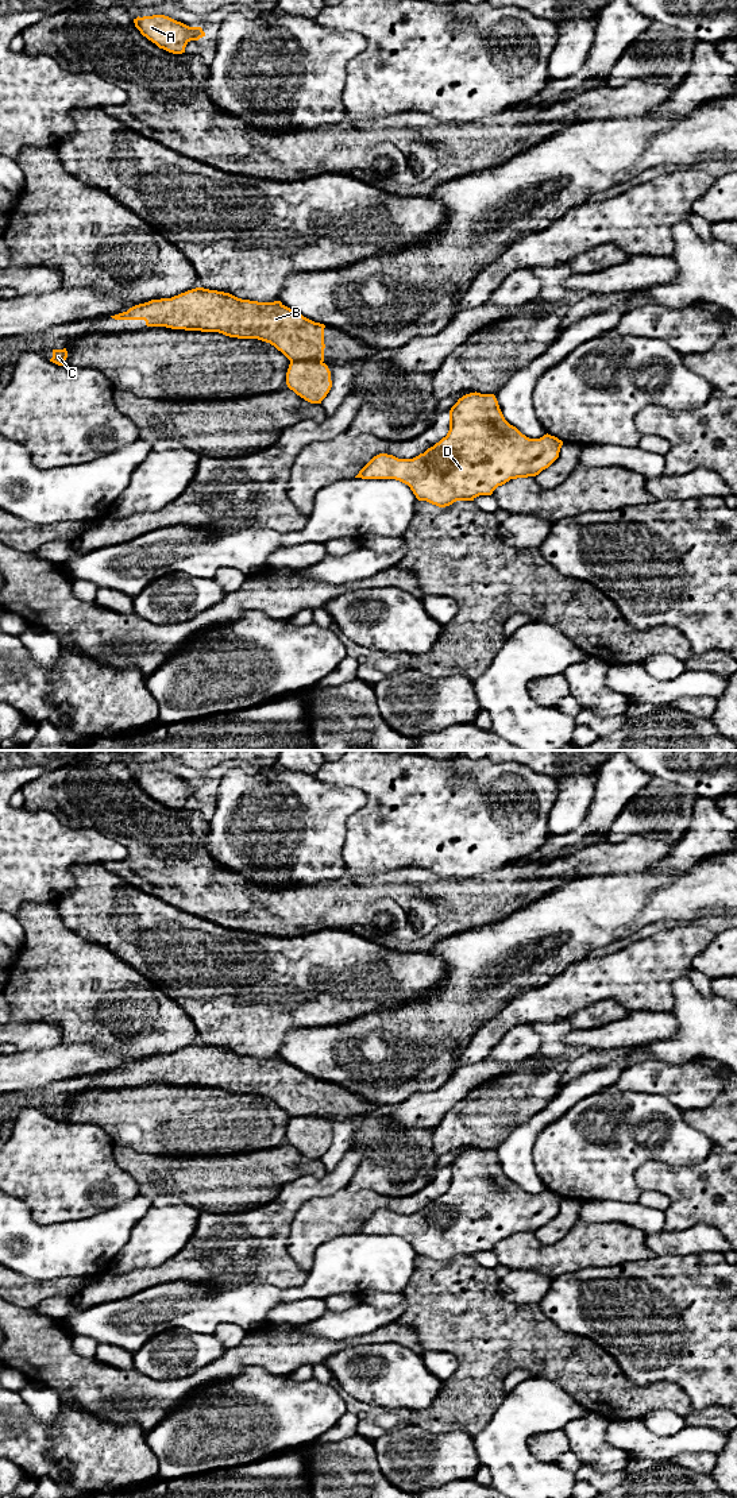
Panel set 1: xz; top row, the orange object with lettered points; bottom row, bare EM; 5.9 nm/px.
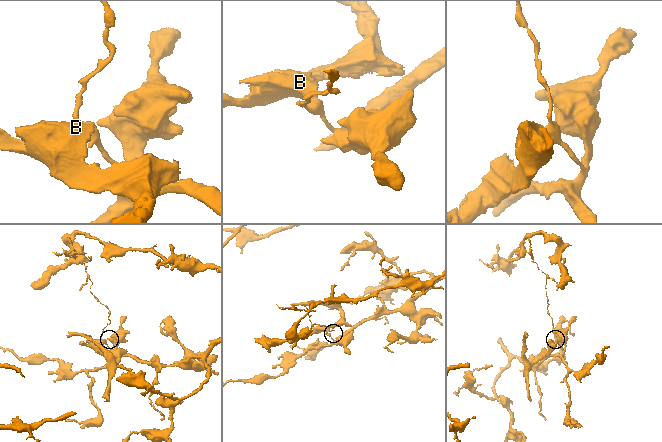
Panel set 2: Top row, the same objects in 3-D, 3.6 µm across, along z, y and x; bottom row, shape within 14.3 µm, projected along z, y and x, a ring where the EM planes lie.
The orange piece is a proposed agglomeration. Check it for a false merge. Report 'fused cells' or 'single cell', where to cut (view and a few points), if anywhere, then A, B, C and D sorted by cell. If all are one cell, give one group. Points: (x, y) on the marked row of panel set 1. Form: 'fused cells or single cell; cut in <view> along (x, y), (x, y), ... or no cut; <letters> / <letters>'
fused cells; cut in xz along (290, 361), (317, 361), (321, 363); A B C / D

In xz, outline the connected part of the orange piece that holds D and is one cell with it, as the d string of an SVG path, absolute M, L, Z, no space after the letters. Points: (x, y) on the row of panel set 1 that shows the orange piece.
M470 393L458 399L449 410L449 431L433 447L413 459L393 455L374 456L355 478L395 479L410 487L418 501L445 507L456 501L474 501L493 491L510 479L536 476L557 457L563 441L544 435L529 439L510 425L494 394Z

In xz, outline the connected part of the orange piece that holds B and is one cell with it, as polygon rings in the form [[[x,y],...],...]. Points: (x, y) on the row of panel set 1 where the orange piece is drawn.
[[[196,287],[171,298],[135,305],[111,317],[144,320],[147,327],[258,339],[274,345],[290,362],[324,362],[325,325],[304,317],[281,301],[258,302]]]

